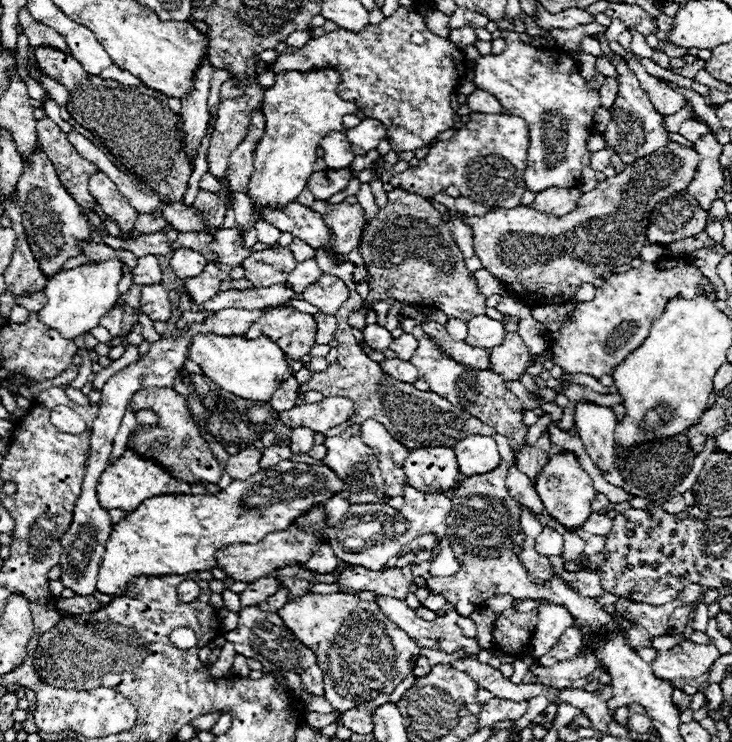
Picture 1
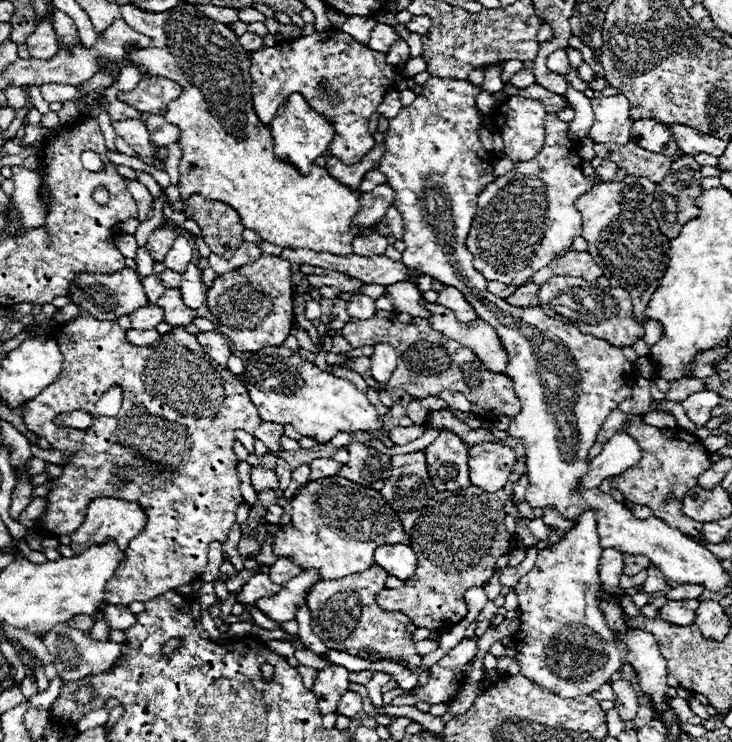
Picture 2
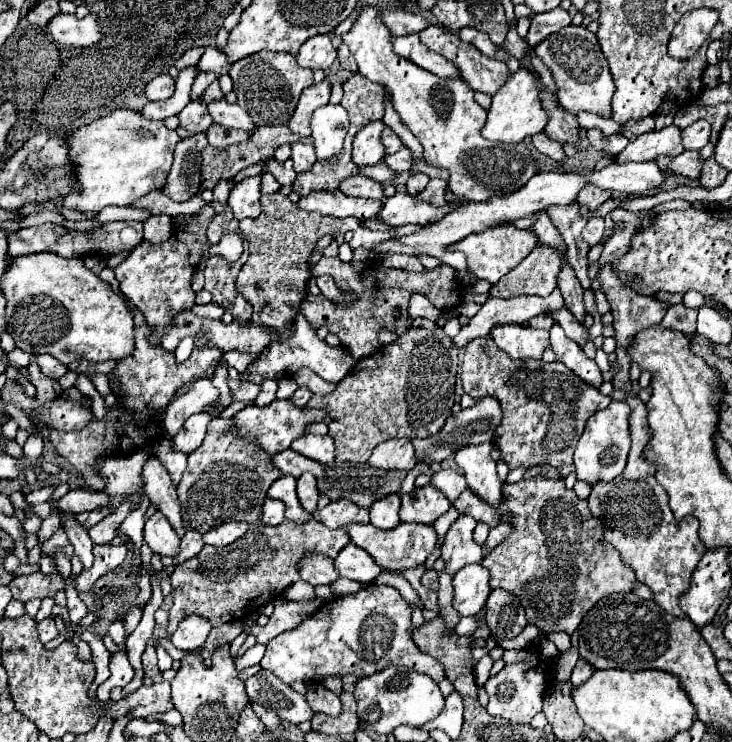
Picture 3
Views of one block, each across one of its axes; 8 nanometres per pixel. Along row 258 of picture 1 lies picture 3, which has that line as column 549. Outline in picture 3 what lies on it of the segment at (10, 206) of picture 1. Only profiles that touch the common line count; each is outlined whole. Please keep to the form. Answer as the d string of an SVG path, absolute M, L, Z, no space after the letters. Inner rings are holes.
M556 8L552 12L542 12L542 14L534 14L532 16L532 26L528 30L528 36L526 36L526 42L536 48L544 38L548 38L550 34L558 32L560 28L564 26L570 26L572 18L566 10L562 8Z

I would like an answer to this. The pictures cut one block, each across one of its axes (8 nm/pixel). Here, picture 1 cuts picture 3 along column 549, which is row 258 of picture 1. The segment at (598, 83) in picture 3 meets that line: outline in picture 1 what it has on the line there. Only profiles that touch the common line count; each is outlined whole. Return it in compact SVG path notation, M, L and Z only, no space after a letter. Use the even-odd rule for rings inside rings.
M40 146L38 152L32 156L32 164L24 164L24 174L20 176L16 196L16 204L22 208L22 226L26 230L28 244L36 260L40 262L44 274L54 276L62 270L66 258L80 254L80 248L76 244L78 240L92 240L92 230L86 216L82 216L80 206L60 184L52 162L46 158Z

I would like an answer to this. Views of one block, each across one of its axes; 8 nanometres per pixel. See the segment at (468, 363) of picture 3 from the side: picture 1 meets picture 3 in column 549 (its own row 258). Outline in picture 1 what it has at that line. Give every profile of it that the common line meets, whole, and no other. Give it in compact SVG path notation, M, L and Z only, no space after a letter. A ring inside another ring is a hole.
M402 188L388 192L386 208L382 208L364 228L360 254L372 276L372 292L368 294L368 300L362 302L360 310L350 312L348 324L352 328L366 328L366 316L372 310L372 304L388 298L404 304L432 306L464 324L468 324L470 316L478 316L478 312L486 310L486 298L478 292L474 274L466 270L464 256L460 254L452 232L428 198Z

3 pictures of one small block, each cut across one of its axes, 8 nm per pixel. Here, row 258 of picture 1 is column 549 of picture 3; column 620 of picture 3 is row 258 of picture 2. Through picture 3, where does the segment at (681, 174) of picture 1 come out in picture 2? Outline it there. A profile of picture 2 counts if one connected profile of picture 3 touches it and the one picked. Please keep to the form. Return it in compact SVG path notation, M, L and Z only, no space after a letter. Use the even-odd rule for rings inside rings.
M570 250L566 256L550 262L546 268L540 268L534 276L530 276L530 282L544 284L550 276L586 276L586 280L594 282L598 276L602 276L602 268L596 266L592 256L588 252L576 252Z

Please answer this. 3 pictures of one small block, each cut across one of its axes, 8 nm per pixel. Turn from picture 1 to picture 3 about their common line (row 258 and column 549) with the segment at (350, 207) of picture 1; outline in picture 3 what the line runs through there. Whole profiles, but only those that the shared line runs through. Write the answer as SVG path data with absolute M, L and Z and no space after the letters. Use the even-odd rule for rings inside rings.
M502 324L490 330L496 346L510 354L510 358L534 358L540 360L550 346L548 330L524 328L524 324Z

